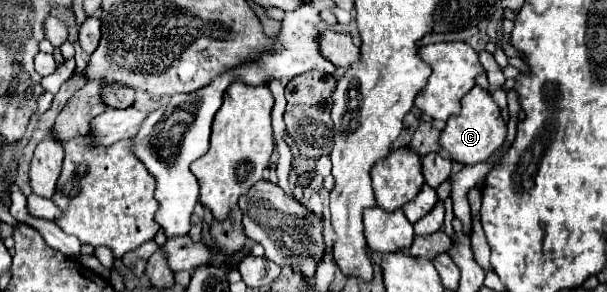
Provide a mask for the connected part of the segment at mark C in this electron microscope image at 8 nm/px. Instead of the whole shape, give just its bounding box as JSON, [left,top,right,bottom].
[440,85,506,165]

